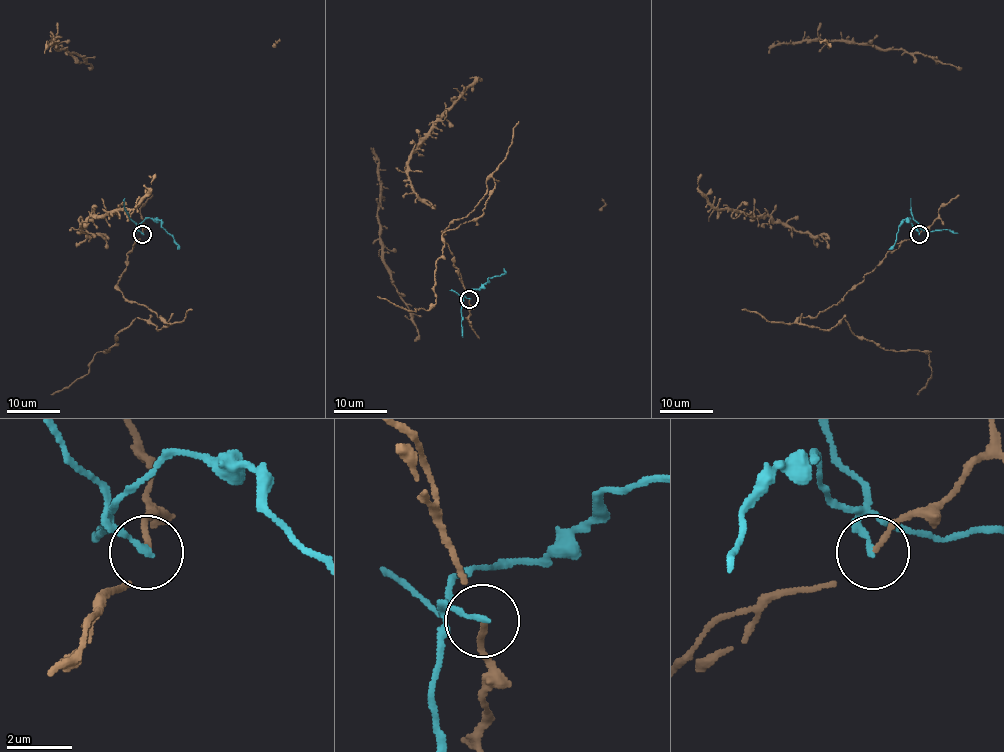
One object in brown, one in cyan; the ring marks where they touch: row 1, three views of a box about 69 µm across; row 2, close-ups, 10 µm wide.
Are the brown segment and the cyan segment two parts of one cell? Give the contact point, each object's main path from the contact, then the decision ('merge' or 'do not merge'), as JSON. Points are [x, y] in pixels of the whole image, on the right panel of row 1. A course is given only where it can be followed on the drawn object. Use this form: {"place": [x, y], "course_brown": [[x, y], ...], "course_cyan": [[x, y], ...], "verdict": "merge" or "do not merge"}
{"place": [919, 234], "course_brown": [[919, 234], [798, 321], [829, 329], [843, 317], [881, 348], [929, 350], [917, 394]], "course_cyan": [[919, 234], [906, 218], [898, 227], [896, 243], [889, 249]], "verdict": "do not merge"}

